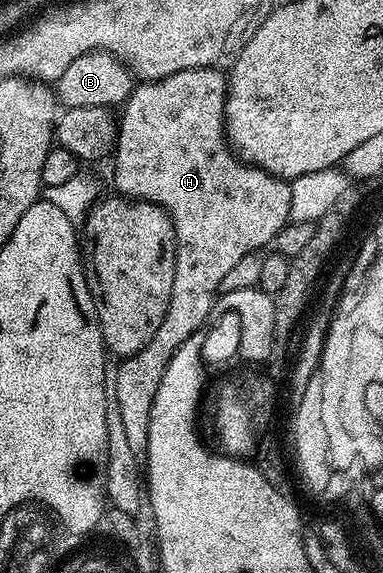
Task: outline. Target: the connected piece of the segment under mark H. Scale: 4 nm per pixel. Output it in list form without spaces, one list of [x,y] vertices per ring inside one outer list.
[[[215,67],[183,69],[179,73],[171,73],[171,77],[138,82],[119,111],[117,146],[111,156],[113,183],[121,190],[118,192],[122,196],[164,207],[173,222],[177,242],[175,281],[171,285],[171,301],[163,322],[159,329],[155,329],[155,337],[151,337],[139,353],[124,356],[118,362],[121,364],[117,372],[111,375],[111,398],[119,405],[127,442],[138,457],[144,456],[147,449],[155,389],[159,389],[159,381],[163,381],[163,373],[167,373],[167,365],[171,357],[175,357],[175,349],[210,322],[214,314],[213,302],[219,299],[219,281],[223,281],[223,276],[245,254],[261,251],[265,246],[268,248],[279,229],[290,222],[290,184],[267,173],[262,167],[242,161],[231,150],[225,137],[226,94],[227,75],[224,70]]]

